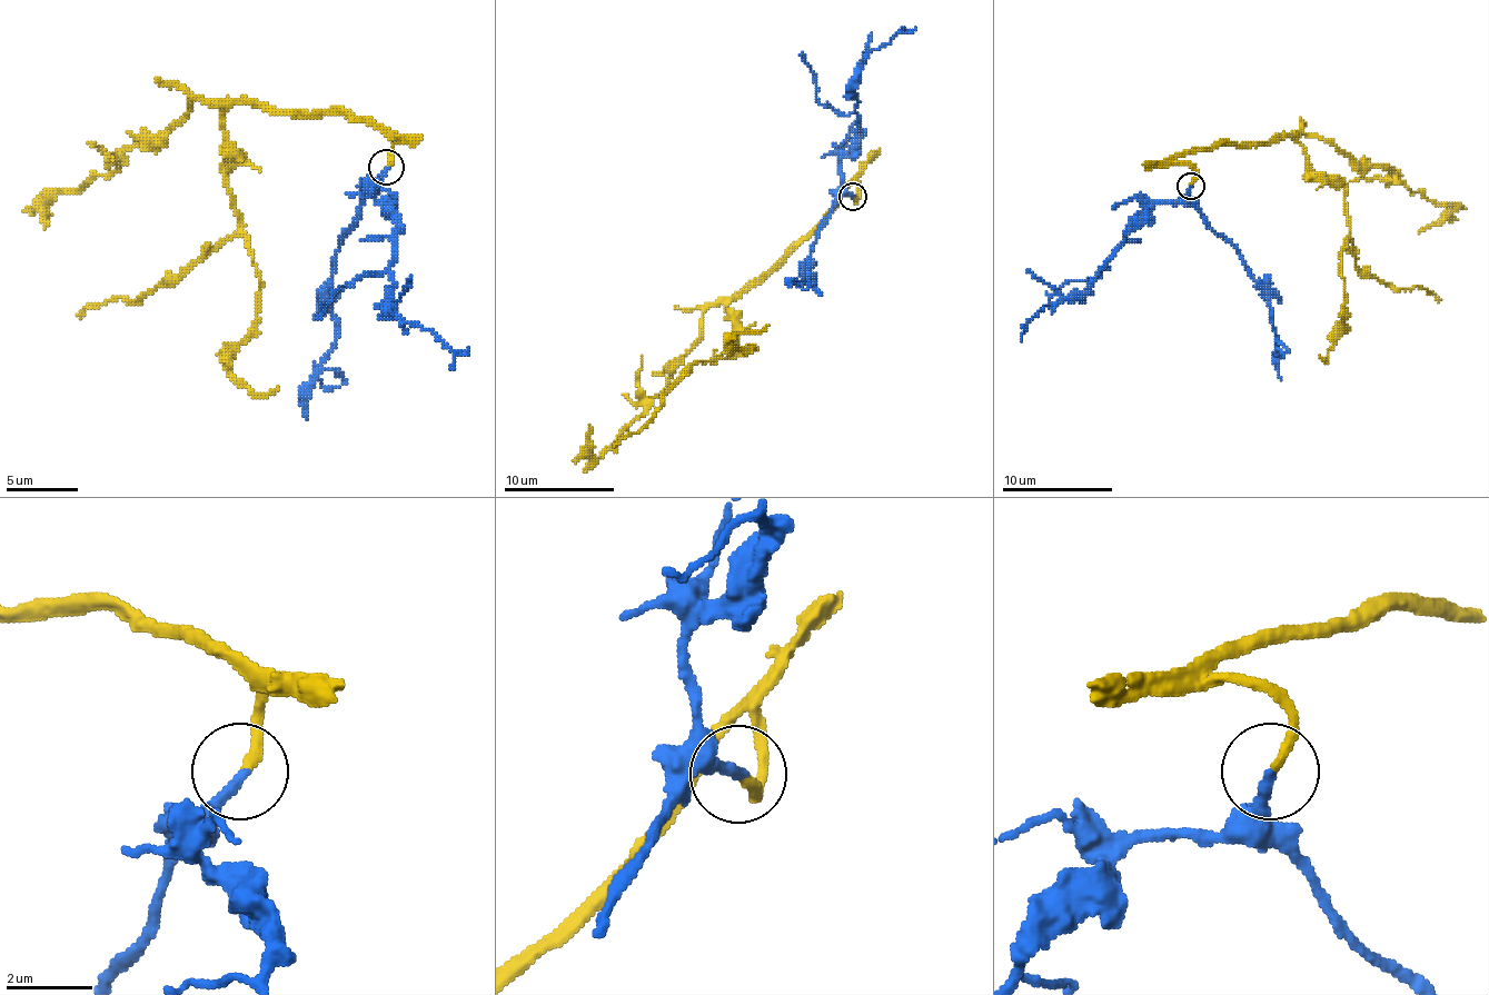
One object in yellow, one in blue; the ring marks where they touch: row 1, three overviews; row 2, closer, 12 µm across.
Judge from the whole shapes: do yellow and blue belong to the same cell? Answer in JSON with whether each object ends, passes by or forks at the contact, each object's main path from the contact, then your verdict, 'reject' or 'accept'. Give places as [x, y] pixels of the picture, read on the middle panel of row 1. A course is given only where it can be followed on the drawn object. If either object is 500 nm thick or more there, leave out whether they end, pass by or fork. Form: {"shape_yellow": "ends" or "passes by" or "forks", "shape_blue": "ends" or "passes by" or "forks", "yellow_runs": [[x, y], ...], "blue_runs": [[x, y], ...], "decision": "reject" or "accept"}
{"shape_yellow": "ends", "shape_blue": "ends", "yellow_runs": [[852, 198], [857, 201], [854, 181], [727, 309], [727, 350], [738, 356], [692, 367], [661, 408], [614, 447]], "blue_runs": [[852, 196], [841, 181], [841, 162], [860, 138], [854, 77], [874, 49], [915, 27]], "decision": "accept"}

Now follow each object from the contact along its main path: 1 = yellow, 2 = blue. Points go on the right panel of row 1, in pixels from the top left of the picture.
1: (1192, 187), (1195, 170), (1175, 161), (1184, 153), (1292, 137), (1306, 165), (1344, 189), (1361, 269), (1441, 299)
2: (1190, 187), (1175, 200), (1157, 204), (1088, 286), (1043, 308), (1026, 327), (1021, 325)

